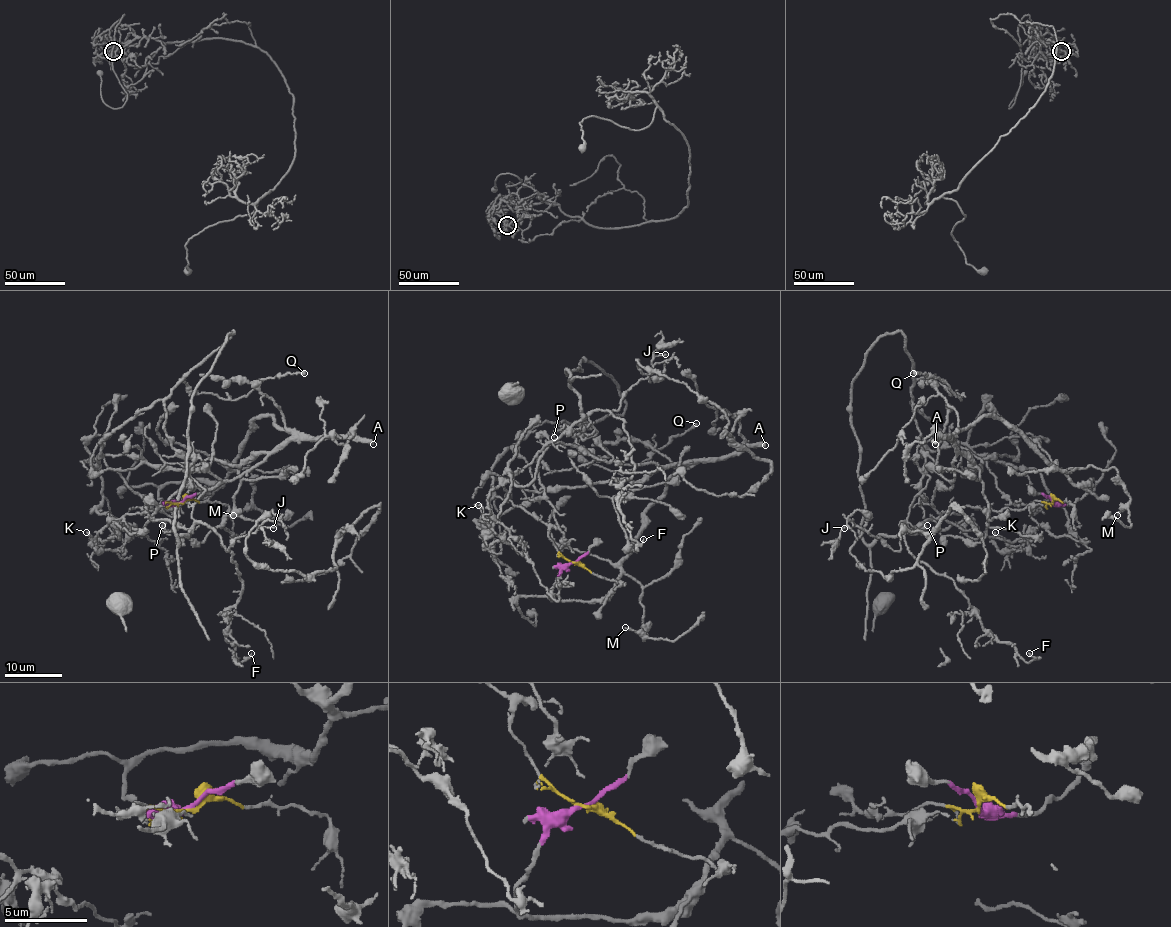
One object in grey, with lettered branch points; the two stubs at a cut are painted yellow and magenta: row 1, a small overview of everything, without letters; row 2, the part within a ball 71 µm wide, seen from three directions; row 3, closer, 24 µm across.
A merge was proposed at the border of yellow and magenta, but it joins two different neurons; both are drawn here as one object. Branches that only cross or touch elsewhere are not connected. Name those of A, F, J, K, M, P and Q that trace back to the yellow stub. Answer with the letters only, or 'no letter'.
F, J, K, P, Q

